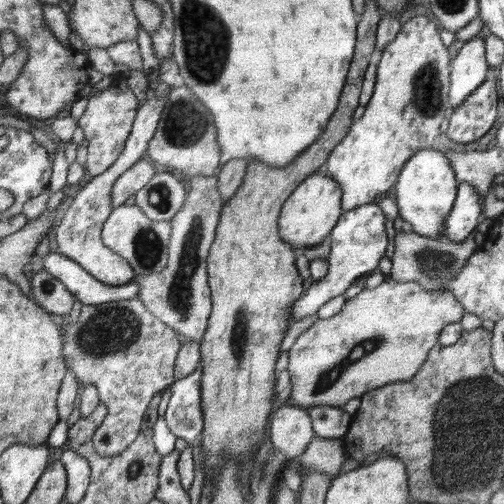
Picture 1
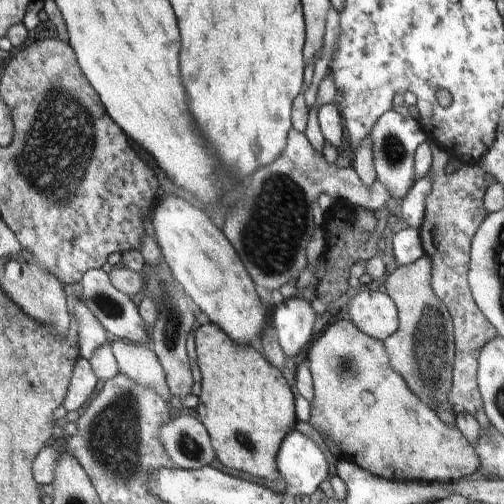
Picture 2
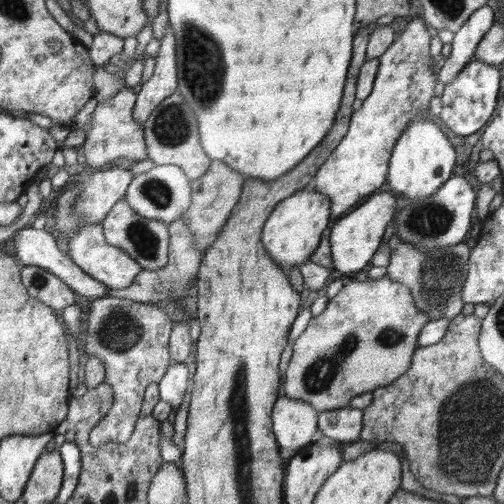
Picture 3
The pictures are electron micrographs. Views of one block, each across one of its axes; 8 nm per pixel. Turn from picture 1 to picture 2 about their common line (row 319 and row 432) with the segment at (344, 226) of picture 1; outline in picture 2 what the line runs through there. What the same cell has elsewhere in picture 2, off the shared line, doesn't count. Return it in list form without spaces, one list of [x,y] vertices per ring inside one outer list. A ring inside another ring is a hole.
[[[291,432],[283,438],[277,452],[275,464],[281,478],[287,482],[287,494],[307,494],[313,496],[319,484],[327,480],[329,474],[329,452],[319,448],[309,436],[301,432]]]

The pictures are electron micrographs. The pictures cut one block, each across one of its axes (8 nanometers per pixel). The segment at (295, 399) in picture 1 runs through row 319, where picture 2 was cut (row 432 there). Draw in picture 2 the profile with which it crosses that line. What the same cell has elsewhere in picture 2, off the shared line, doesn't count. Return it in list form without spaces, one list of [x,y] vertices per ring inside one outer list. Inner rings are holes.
[[[335,322],[327,326],[321,336],[309,344],[303,360],[311,372],[315,396],[311,400],[309,424],[317,432],[327,432],[341,448],[347,462],[355,462],[375,476],[391,482],[453,482],[479,470],[479,458],[457,426],[441,422],[431,408],[419,402],[403,378],[389,366],[383,342],[363,334],[355,324]]]

